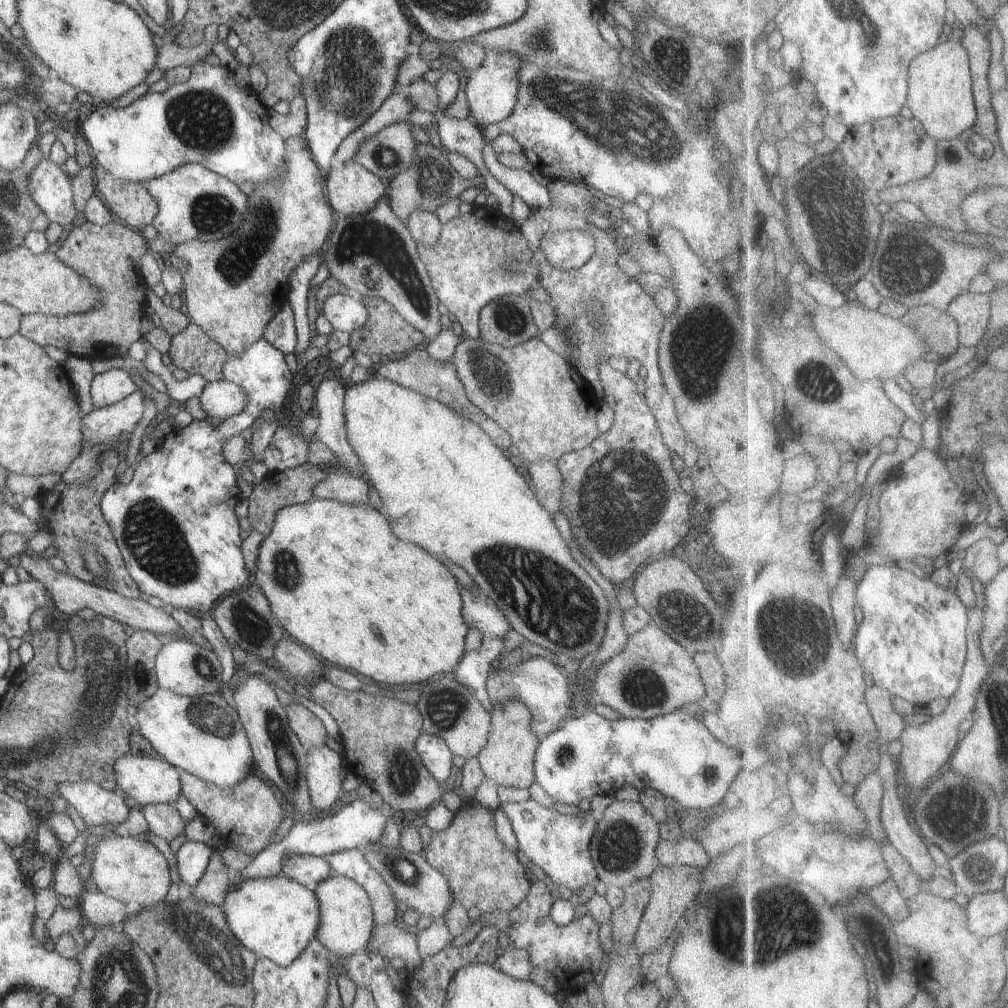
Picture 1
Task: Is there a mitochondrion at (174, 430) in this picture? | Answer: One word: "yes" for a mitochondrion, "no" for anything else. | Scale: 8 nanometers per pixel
no

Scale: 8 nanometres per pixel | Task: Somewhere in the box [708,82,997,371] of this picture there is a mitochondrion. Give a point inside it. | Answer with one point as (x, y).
(834, 235)

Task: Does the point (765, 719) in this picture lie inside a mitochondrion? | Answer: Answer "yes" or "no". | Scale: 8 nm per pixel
no

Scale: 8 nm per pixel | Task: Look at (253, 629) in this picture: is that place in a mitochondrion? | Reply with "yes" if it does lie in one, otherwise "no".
yes

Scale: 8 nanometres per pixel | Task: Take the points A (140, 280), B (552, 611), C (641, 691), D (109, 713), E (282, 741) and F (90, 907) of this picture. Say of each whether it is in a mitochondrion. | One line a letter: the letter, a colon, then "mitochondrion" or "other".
A: other
B: mitochondrion
C: mitochondrion
D: mitochondrion
E: mitochondrion
F: other

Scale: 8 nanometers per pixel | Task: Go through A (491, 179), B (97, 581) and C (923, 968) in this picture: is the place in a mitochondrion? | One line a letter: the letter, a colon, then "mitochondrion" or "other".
A: other
B: other
C: other

